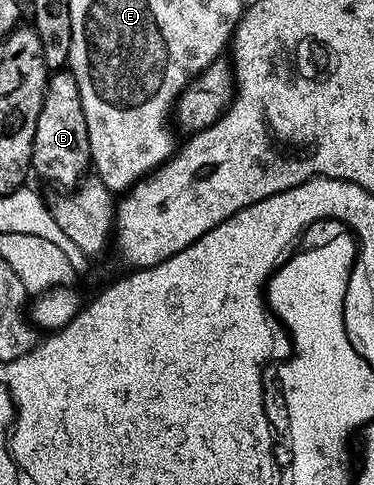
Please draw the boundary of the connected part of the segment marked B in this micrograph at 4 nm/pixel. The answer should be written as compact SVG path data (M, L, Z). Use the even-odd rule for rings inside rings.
M68 70L55 71L47 79L44 102L40 106L40 118L34 131L33 175L50 184L59 184L59 189L70 190L87 175L90 167L88 122L84 122L80 86L76 86L76 78Z

